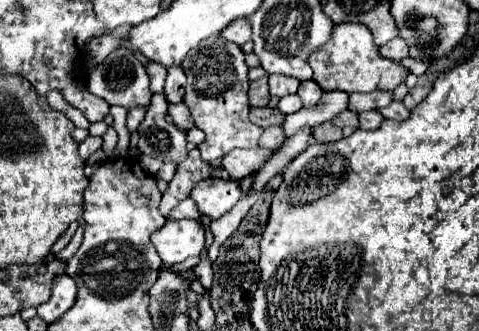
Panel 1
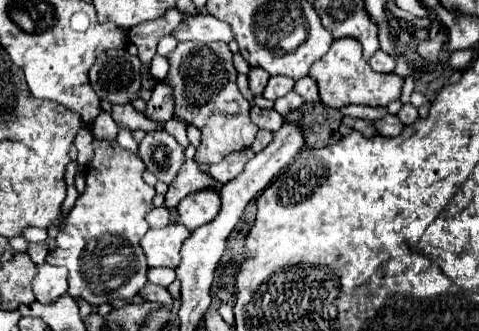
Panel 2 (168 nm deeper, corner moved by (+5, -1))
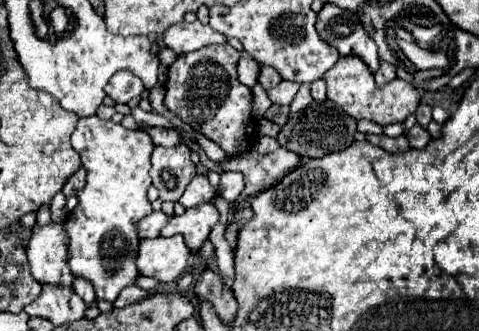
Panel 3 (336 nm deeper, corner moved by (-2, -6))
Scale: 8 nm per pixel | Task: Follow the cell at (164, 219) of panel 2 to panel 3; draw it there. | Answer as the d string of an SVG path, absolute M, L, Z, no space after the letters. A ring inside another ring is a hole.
M152 212L150 216L142 218L138 224L138 234L140 238L156 238L160 236L160 230L166 226L168 216L164 212Z

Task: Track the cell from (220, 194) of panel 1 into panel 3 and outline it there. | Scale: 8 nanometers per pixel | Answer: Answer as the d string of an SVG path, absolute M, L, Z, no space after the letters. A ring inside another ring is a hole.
M212 202L200 204L196 208L186 210L182 216L172 216L168 220L168 226L164 226L164 230L160 232L160 236L182 234L188 242L188 248L196 252L200 248L200 242L208 238L210 230L218 224L218 220L220 220L220 212Z

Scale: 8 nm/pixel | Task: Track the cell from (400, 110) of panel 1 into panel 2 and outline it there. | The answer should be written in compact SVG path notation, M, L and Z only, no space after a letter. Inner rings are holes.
M407 103L407 105L401 107L401 111L397 113L397 117L401 117L401 121L405 125L411 125L411 123L415 123L419 119L419 113L417 113L417 109L411 103Z

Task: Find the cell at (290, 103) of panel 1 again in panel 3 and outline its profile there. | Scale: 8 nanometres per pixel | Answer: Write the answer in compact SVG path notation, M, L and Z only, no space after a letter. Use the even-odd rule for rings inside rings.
M302 84L300 90L298 90L298 94L294 96L294 100L292 100L292 104L290 104L290 112L296 114L296 112L304 110L310 102L312 102L312 96L310 96L310 84Z

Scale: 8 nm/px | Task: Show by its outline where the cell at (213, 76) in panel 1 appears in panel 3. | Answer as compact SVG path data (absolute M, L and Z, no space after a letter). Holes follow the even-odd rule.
M214 44L204 46L200 50L180 54L172 66L168 66L168 82L166 82L166 98L164 104L180 116L188 126L194 130L206 134L210 140L214 140L228 158L236 158L244 152L248 152L256 144L256 122L252 120L252 90L238 82L236 74L236 62L240 52L234 50L230 44Z

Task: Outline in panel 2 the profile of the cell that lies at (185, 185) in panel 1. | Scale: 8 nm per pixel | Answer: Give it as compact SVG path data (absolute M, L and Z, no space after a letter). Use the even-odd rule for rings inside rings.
M189 159L183 163L177 179L169 185L169 191L165 195L165 207L175 207L183 197L195 193L195 191L201 191L201 189L217 189L221 191L221 183L217 183L211 175L203 173L199 169L199 165Z

